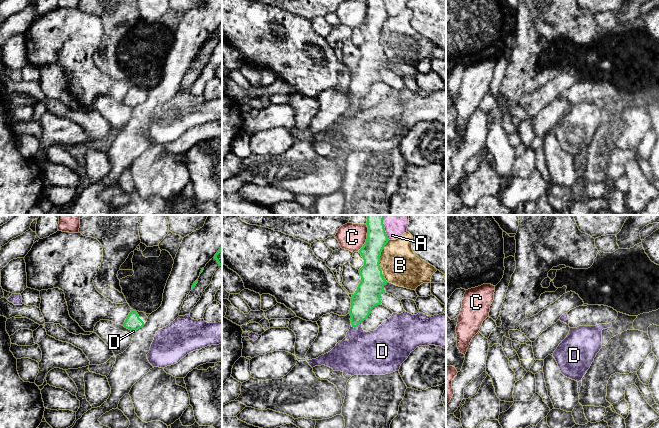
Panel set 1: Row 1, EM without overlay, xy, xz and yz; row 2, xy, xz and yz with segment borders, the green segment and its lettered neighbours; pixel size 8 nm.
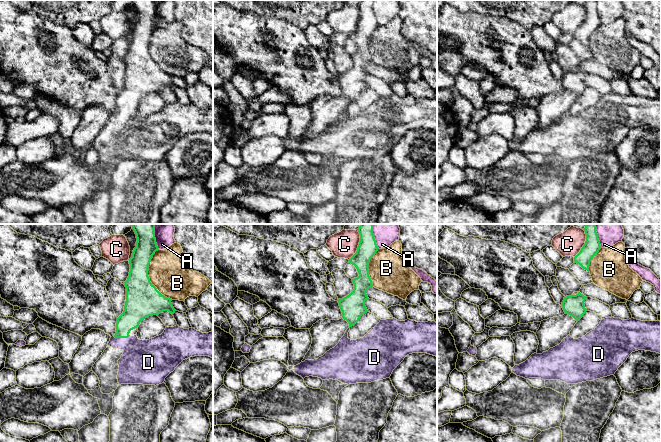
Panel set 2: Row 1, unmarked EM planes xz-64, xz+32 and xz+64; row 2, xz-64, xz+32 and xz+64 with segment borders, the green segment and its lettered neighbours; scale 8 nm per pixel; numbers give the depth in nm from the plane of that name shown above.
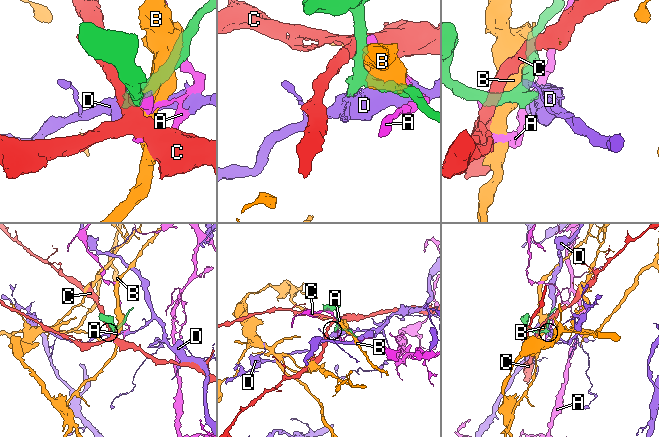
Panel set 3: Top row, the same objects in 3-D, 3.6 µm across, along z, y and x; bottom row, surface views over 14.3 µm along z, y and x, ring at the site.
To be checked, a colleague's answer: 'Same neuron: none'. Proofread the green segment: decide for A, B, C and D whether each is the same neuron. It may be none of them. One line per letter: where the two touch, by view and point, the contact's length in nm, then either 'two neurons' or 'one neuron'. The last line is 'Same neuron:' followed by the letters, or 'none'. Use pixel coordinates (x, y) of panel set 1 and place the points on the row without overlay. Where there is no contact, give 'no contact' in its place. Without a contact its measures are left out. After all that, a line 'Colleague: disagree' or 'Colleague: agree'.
A: contact xz (385, 8); length 140 nm; two neurons
B: contact xz (380, 31); length 260 nm; two neurons
C: contact xz (367, 14); length 240 nm; two neurons
D: contact xz (356, 102); length 90 nm; two neurons
Same neuron: none
Colleague: agree

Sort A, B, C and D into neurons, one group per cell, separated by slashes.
A / B / C / D

